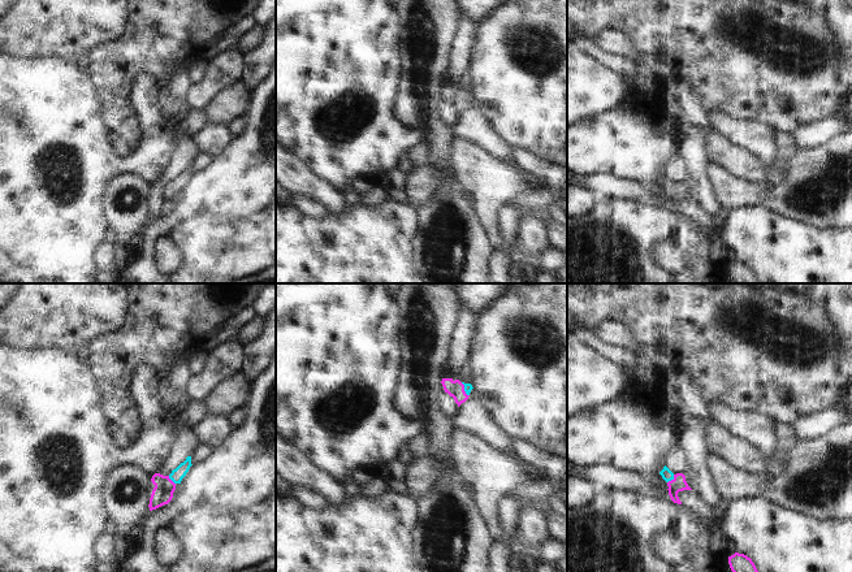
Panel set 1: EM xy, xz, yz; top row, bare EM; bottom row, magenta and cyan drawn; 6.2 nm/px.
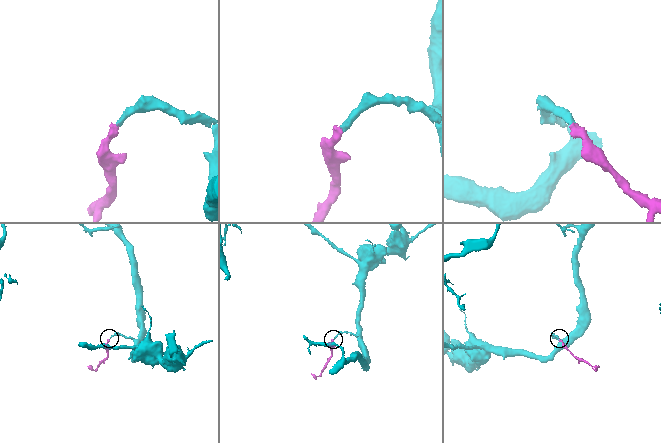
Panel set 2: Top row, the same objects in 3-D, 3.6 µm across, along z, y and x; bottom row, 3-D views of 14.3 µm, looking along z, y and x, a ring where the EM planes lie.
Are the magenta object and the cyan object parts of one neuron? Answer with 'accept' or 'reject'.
accept

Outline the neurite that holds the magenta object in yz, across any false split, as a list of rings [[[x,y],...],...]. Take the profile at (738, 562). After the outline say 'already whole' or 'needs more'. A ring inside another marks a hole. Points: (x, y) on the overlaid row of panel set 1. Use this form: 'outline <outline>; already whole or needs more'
outline [[[735,552],[728,556],[728,564],[732,572],[758,572],[752,559],[744,554]]]; already whole

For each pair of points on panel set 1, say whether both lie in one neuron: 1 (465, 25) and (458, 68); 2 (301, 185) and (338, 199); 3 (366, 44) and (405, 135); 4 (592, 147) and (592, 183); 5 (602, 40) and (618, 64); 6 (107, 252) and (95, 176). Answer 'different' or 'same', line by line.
1: same
2: same
3: same
4: different
5: different
6: different

